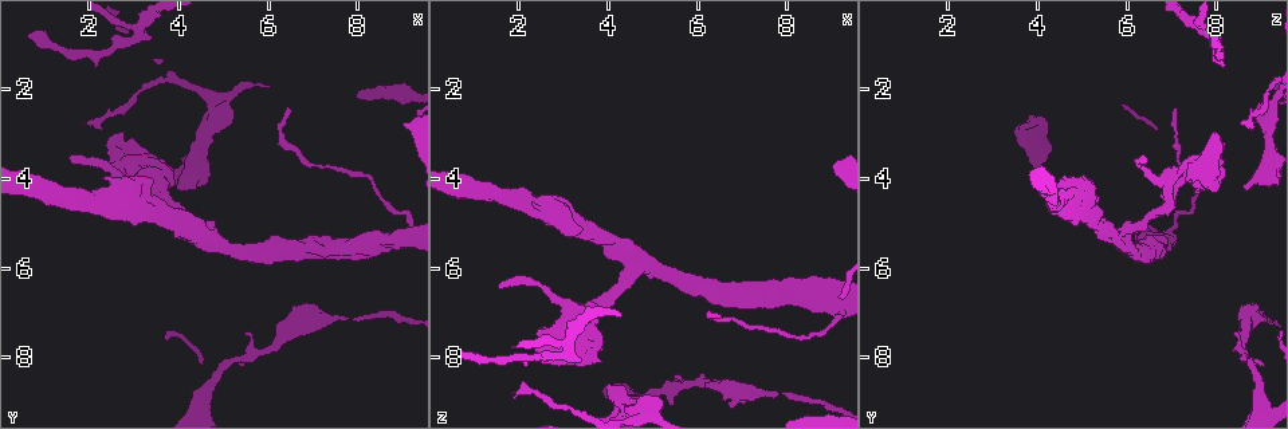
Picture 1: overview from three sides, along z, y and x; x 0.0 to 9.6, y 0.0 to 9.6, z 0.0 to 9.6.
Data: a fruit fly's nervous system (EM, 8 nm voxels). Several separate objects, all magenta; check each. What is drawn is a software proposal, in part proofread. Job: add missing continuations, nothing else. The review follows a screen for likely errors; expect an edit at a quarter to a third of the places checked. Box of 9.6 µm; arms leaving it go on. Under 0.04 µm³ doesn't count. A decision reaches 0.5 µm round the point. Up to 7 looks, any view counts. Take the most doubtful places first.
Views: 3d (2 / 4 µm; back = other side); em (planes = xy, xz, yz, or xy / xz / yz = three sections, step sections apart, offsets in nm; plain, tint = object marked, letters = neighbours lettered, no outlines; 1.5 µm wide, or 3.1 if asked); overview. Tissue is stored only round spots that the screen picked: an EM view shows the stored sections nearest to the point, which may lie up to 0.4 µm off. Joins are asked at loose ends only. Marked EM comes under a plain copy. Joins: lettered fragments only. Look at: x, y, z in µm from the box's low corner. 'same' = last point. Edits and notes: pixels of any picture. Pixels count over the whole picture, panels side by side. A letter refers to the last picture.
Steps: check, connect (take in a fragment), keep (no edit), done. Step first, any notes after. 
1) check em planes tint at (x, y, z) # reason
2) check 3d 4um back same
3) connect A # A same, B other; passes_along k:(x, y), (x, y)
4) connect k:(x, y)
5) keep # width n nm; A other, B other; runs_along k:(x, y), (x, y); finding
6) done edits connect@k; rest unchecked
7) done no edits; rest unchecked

check em planes letters at (0.70, 0.90, 7.85) # end of a long branch

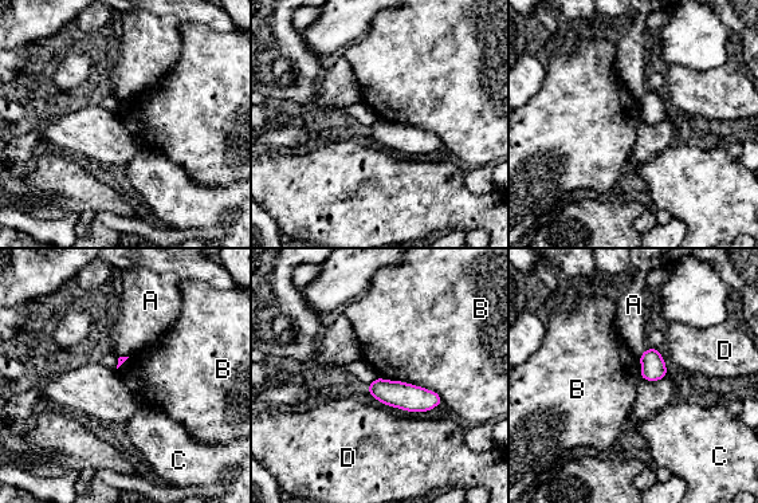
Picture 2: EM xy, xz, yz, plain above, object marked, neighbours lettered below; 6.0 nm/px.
keep # A other, B other, C other, D other; border 2:(377, 376), (421, 385), (443, 401); none of them fits

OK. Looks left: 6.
check em xz step 4 letters at (4.10, 4.20, 8.60) # an open end

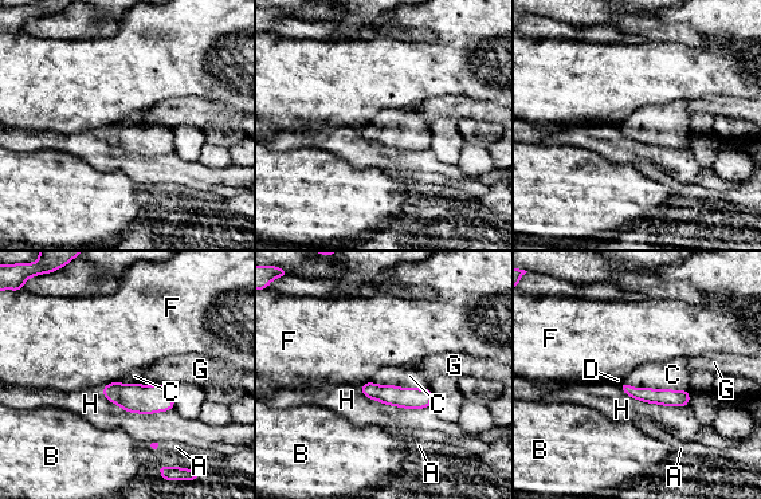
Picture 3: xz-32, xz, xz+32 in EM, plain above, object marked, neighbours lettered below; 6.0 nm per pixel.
connect C # A other, B other, C same, D other, F other, G other, H other; it goes on there

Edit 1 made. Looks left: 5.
check overview

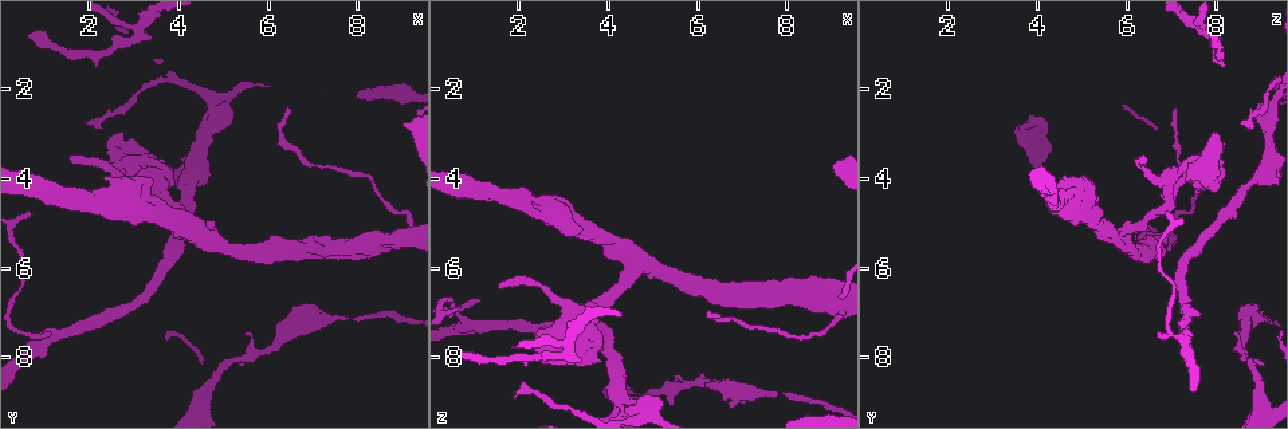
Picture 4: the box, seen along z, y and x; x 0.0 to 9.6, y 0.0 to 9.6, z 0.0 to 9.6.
check em xy step 8 tint at (6.50, 2.40, 7.10) # end of a long branch

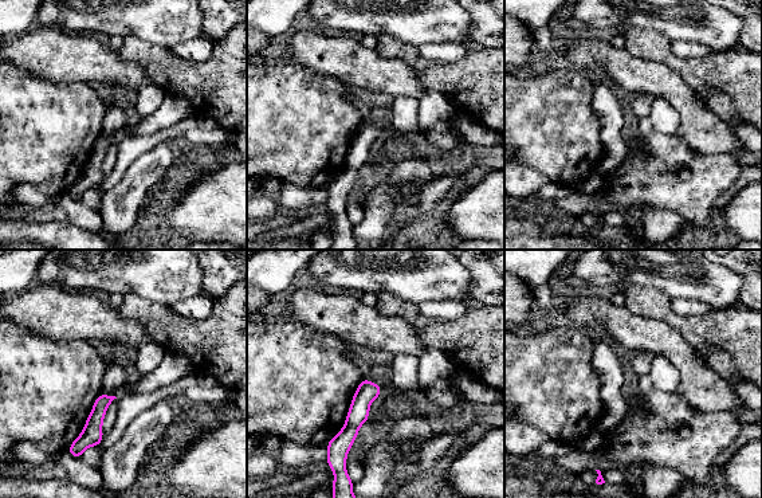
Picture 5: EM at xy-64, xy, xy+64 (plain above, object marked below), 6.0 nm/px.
check em yz step 8 letters same # cut it another way

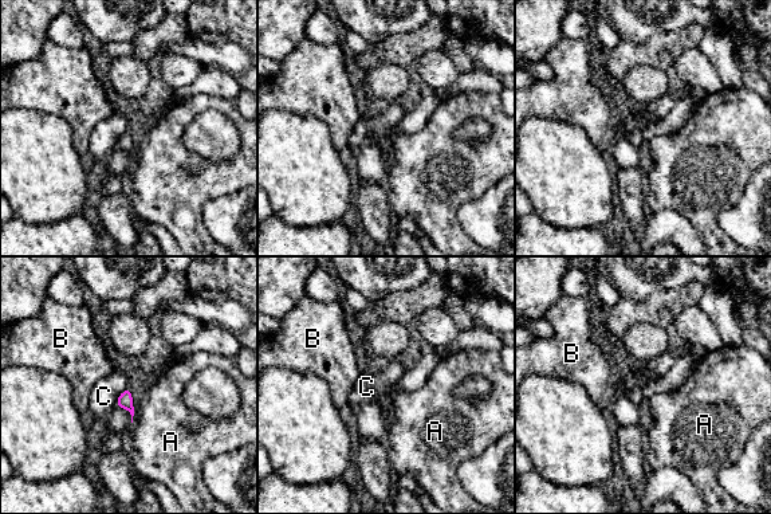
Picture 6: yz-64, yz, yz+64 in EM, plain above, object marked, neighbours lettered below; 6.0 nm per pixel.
keep # width 90 nm; A other, B other, C other; border 6:(126, 387), (114, 405); none of them fits

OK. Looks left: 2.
done edits connect@3; rest unchecked

